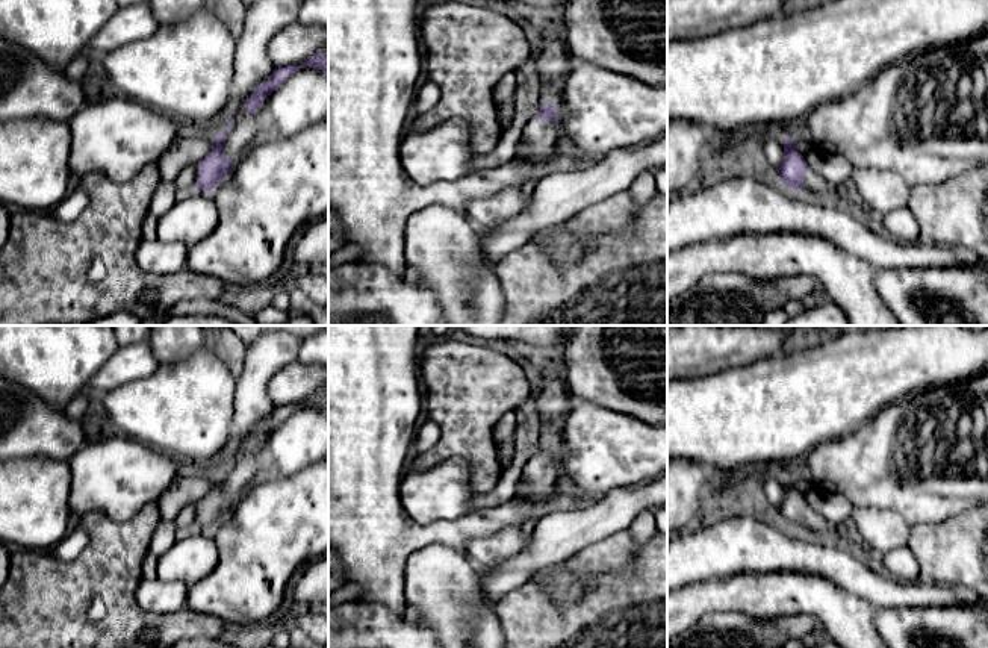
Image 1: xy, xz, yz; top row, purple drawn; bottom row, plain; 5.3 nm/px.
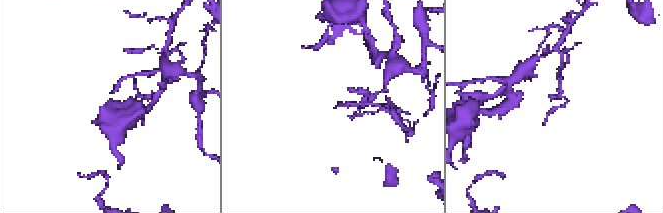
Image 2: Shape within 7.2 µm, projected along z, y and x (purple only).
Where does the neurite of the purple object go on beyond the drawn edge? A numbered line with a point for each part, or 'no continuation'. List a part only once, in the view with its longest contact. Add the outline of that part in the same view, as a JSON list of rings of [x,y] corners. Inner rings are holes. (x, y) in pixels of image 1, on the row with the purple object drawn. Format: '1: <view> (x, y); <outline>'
1: xz (539, 137); [[[531,118],[522,130],[524,147],[514,160],[536,165],[536,156],[552,151],[558,135],[558,123]]]

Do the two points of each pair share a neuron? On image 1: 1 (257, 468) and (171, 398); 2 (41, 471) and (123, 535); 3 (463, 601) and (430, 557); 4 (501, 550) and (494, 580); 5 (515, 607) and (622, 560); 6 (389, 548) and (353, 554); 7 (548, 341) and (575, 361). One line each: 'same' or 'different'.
1: different
2: different
3: same
4: different
5: same
6: same
7: different

